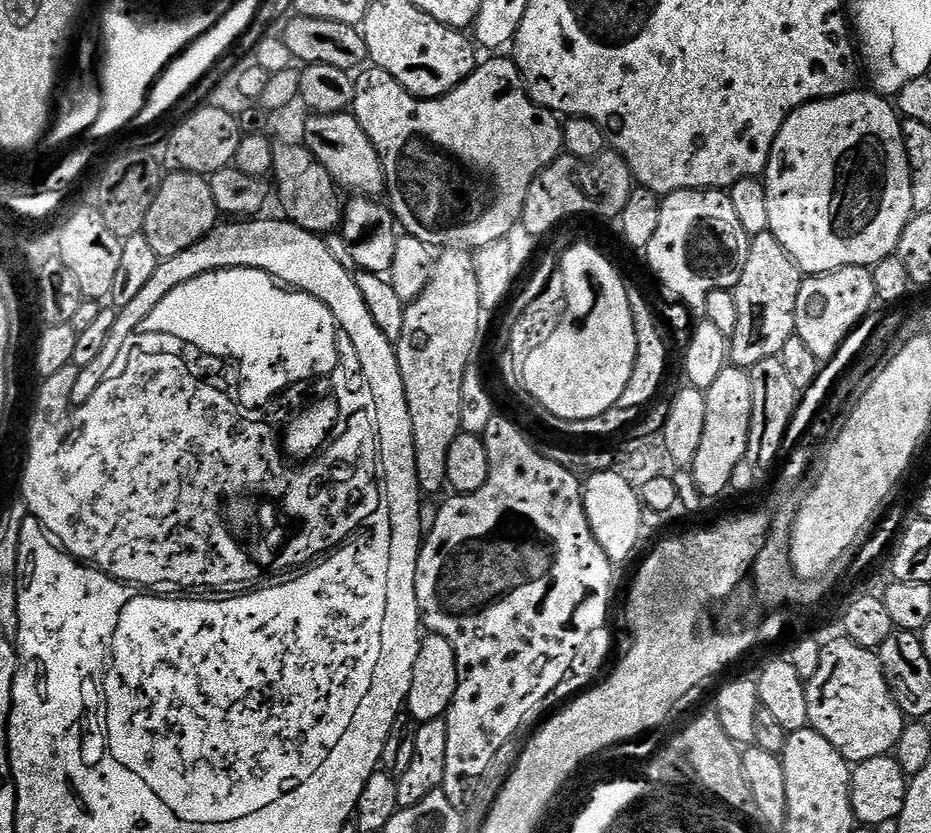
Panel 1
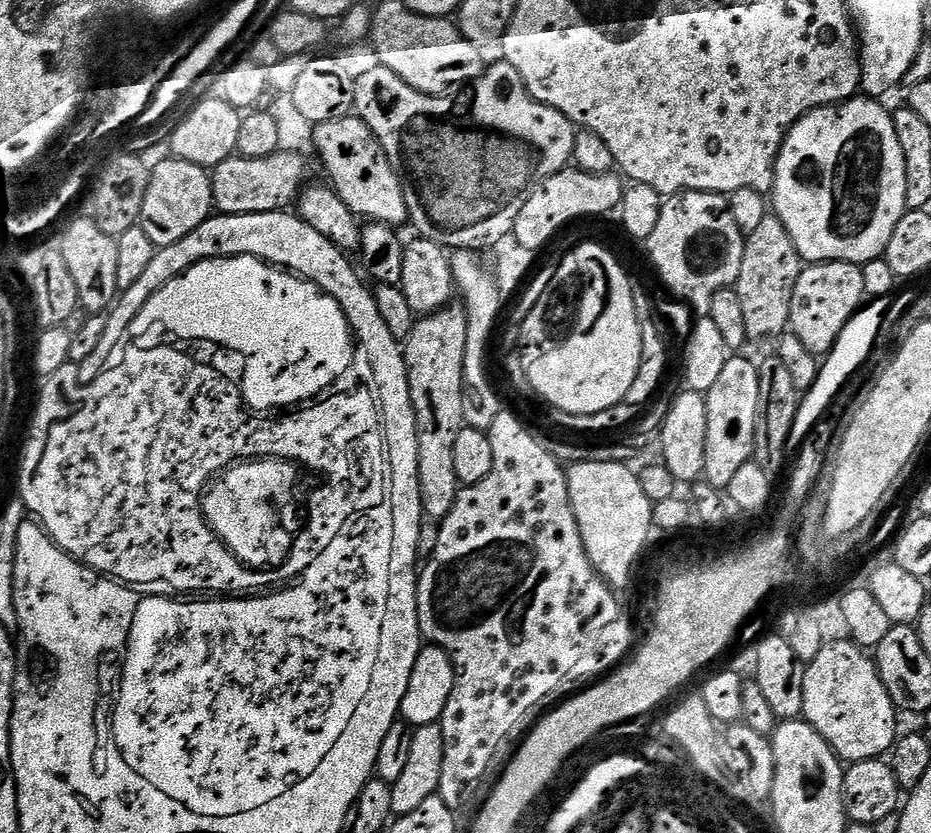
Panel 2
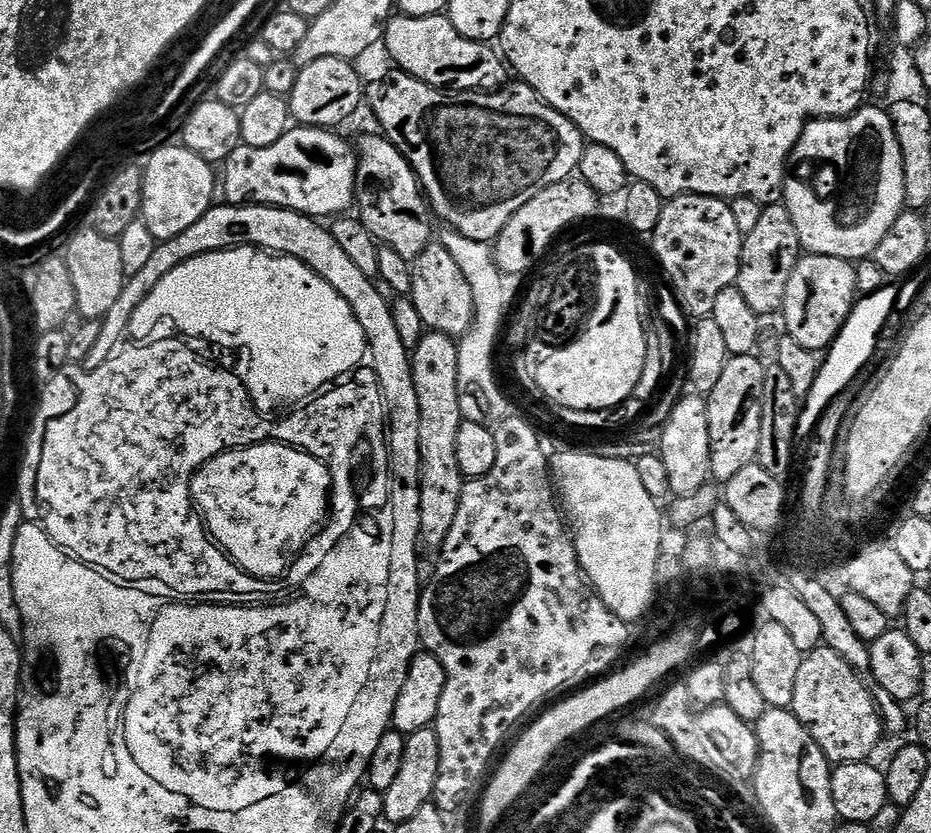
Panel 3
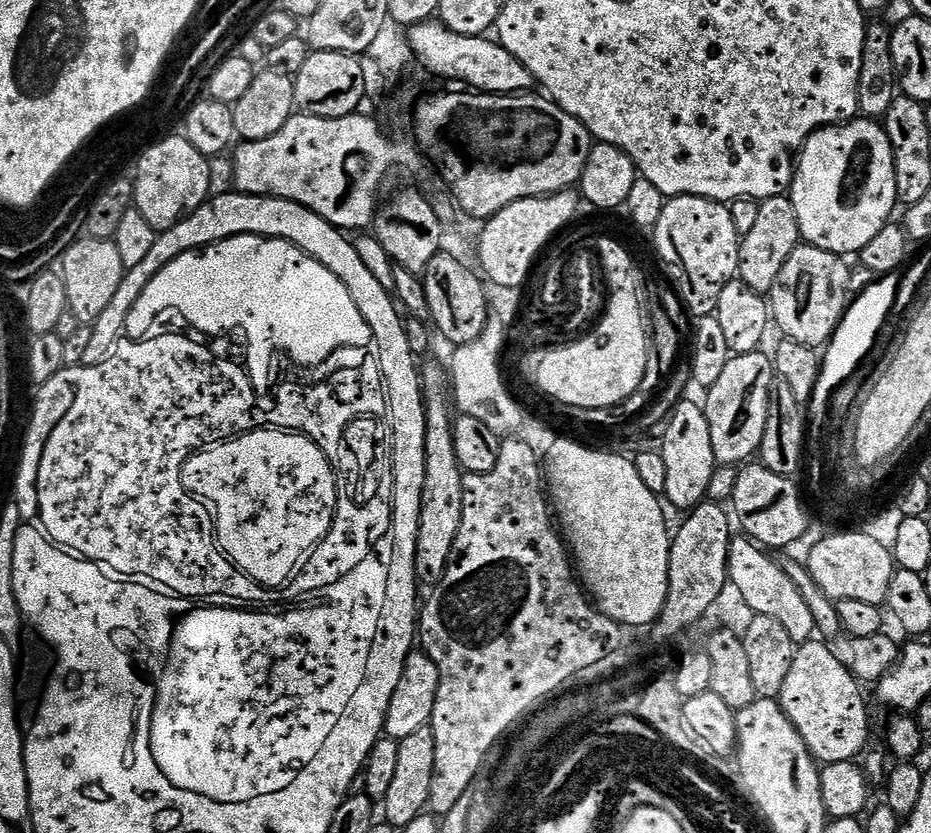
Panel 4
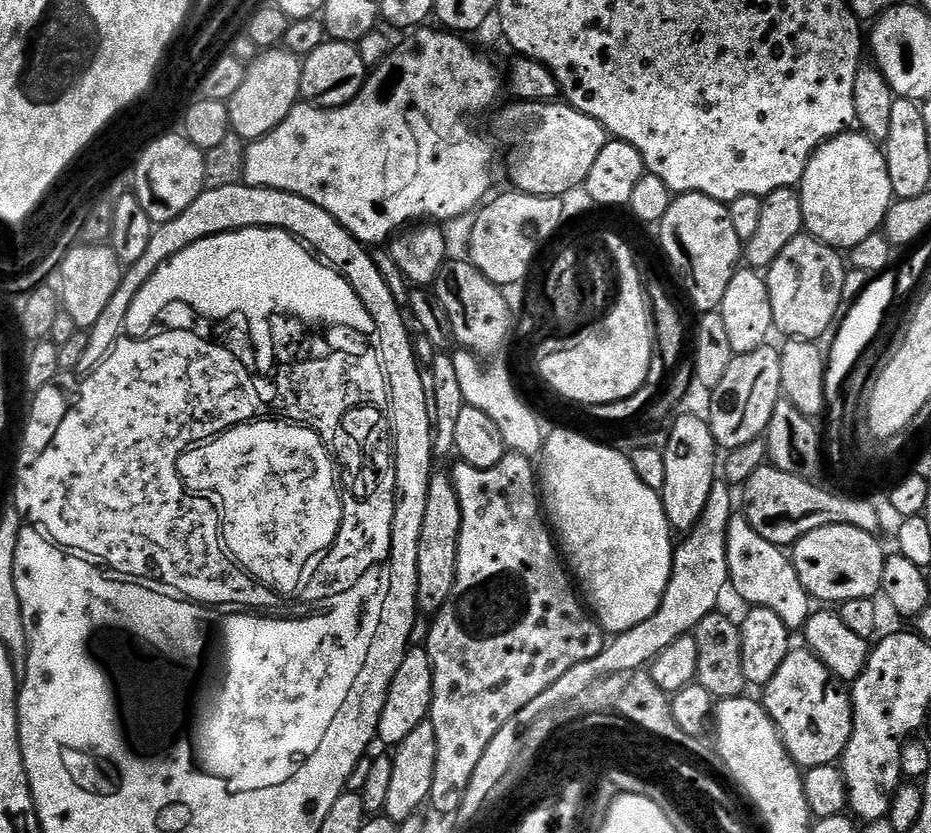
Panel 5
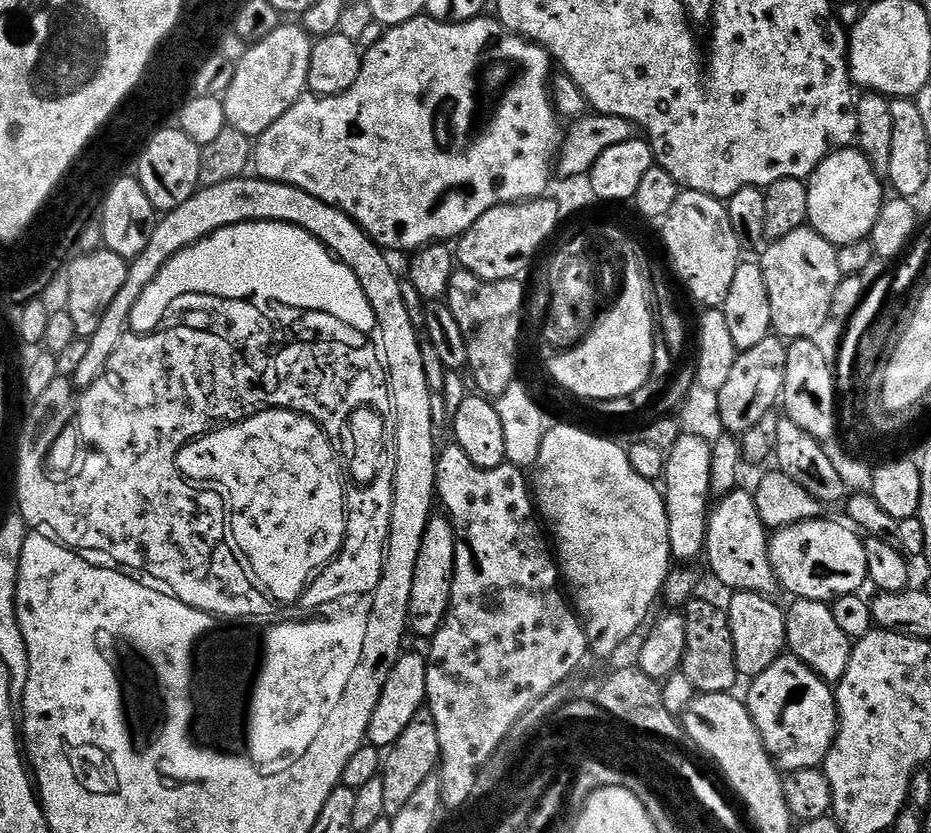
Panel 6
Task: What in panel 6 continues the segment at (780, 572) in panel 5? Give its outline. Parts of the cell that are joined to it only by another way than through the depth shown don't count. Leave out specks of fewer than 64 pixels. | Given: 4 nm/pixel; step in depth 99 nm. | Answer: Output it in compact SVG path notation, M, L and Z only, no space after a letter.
M738 486L730 494L719 497L711 505L708 517L708 533L702 553L703 559L708 559L708 568L712 576L720 584L725 584L732 592L757 592L763 596L771 597L772 591L777 591L776 575L774 566L770 562L768 553L768 542L770 539L769 529L765 528L762 518L758 514L758 506L751 491L748 492L744 486Z

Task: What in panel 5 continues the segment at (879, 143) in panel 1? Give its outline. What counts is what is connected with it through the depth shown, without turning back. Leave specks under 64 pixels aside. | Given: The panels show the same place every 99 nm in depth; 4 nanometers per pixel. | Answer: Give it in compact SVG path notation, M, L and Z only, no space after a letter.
M849 130L820 145L806 166L798 191L807 235L837 250L850 250L881 231L894 203L883 147L859 130Z

